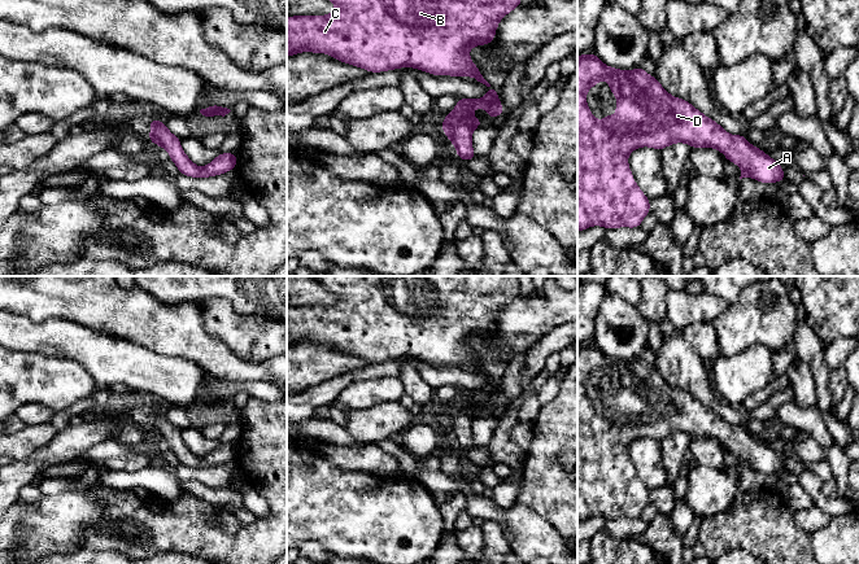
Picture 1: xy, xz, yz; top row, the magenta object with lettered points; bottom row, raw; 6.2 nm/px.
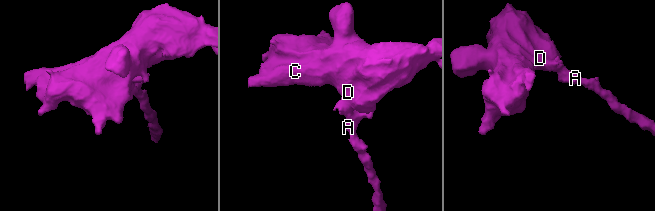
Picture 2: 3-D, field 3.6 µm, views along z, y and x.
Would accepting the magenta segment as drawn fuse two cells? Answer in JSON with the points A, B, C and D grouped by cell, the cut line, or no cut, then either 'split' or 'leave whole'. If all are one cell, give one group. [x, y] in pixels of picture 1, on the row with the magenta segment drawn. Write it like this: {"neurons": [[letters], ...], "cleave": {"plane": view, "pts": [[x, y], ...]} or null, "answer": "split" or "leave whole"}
{"neurons": [["A", "B", "C", "D"]], "cleave": null, "answer": "leave whole"}

